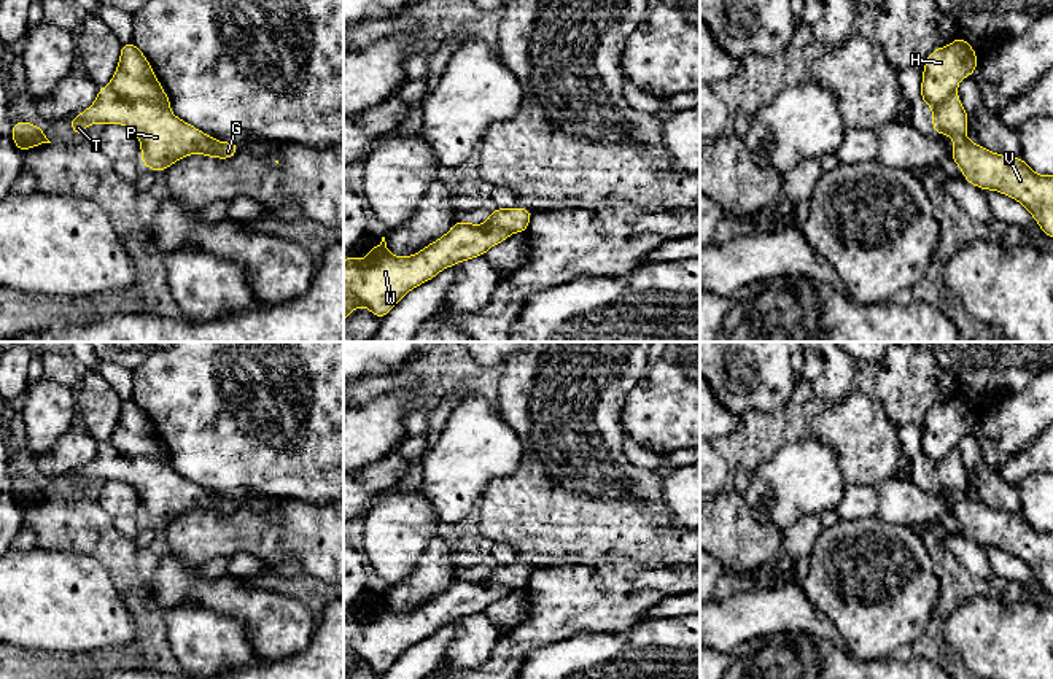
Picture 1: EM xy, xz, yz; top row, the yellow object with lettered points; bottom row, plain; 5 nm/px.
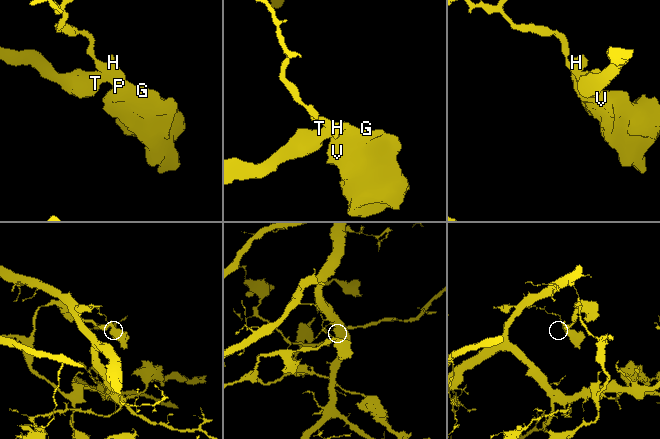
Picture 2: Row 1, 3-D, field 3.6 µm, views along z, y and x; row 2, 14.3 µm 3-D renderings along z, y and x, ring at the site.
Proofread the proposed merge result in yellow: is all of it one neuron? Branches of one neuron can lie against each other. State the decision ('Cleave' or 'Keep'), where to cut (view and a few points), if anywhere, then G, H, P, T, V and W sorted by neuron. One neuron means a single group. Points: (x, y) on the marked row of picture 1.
Cleave. Split along xy (105, 86), (131, 100), (148, 100), (169, 110). Groups: G P T V W / H

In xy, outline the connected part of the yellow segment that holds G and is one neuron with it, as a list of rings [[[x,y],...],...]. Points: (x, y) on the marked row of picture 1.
[[[99,87],[92,105],[70,121],[73,134],[81,137],[91,124],[122,124],[137,134],[140,159],[150,170],[164,172],[180,159],[200,153],[207,157],[231,159],[240,149],[229,140],[221,143],[204,134],[170,110],[150,102],[129,100],[110,87]]]

